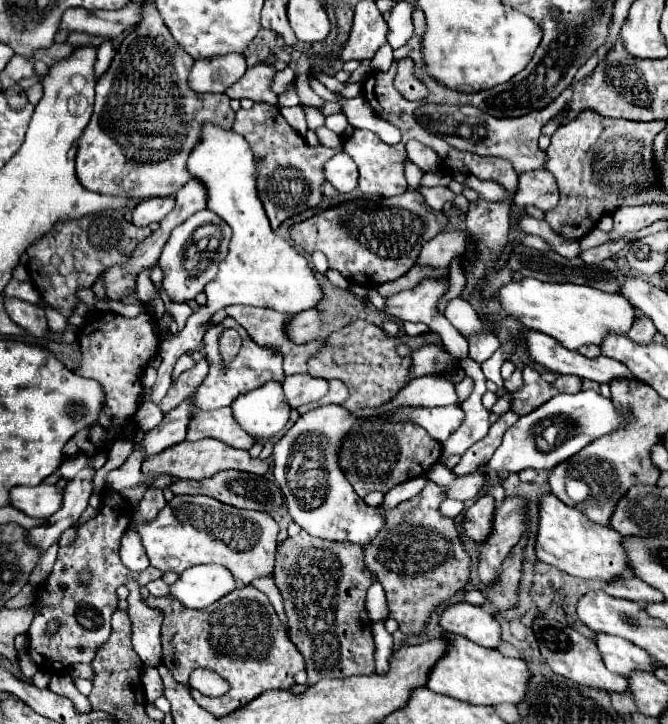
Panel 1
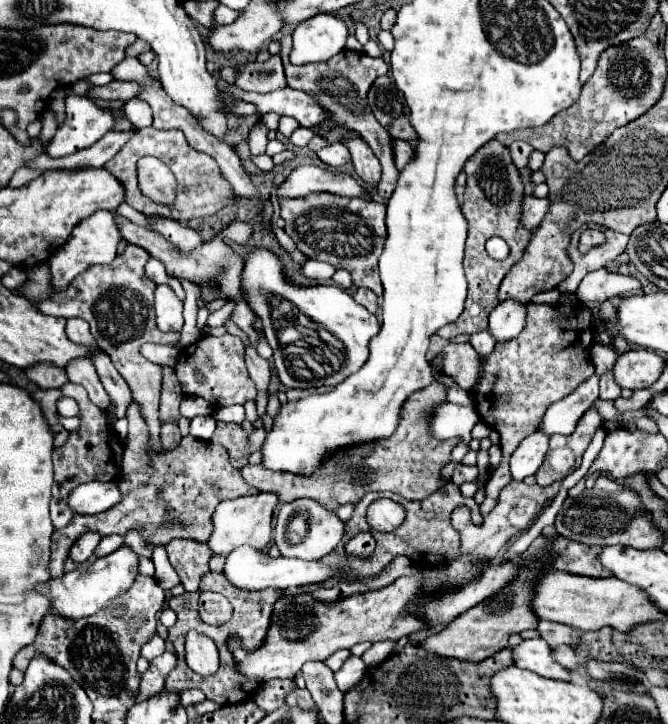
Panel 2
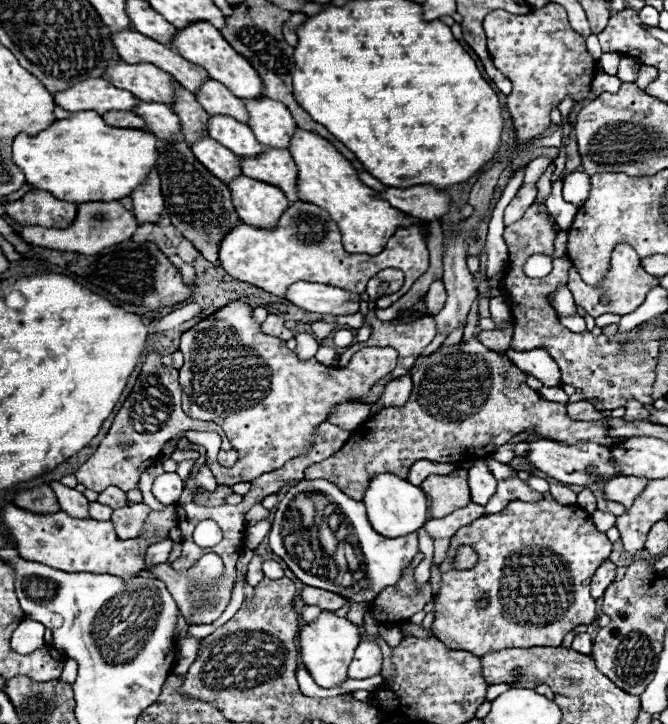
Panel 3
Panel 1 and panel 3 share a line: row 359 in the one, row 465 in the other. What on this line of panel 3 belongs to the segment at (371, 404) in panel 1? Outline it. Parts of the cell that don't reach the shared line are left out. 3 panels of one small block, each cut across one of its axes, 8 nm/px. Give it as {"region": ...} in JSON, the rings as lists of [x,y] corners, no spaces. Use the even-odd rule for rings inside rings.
{"region":[[[476,338],[418,358],[410,376],[414,388],[404,406],[386,408],[360,424],[340,452],[306,468],[306,478],[326,478],[360,500],[368,482],[378,474],[390,472],[408,478],[408,466],[416,460],[466,460],[468,448],[482,448],[488,444],[502,446],[528,428],[534,428],[536,436],[550,436],[562,440],[562,444],[574,444],[578,440],[598,440],[598,444],[604,446],[618,444],[618,438],[608,438],[606,422],[570,420],[566,416],[566,404],[542,400],[540,394],[526,384],[524,372],[510,364],[508,358],[482,346]]]}

